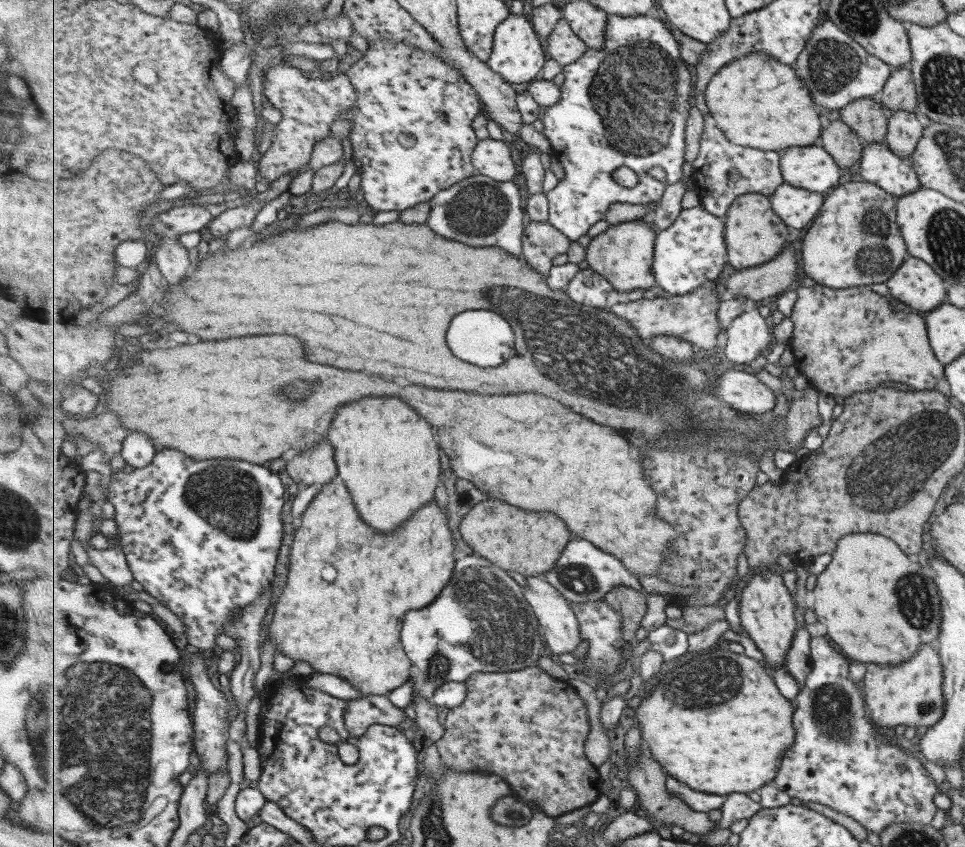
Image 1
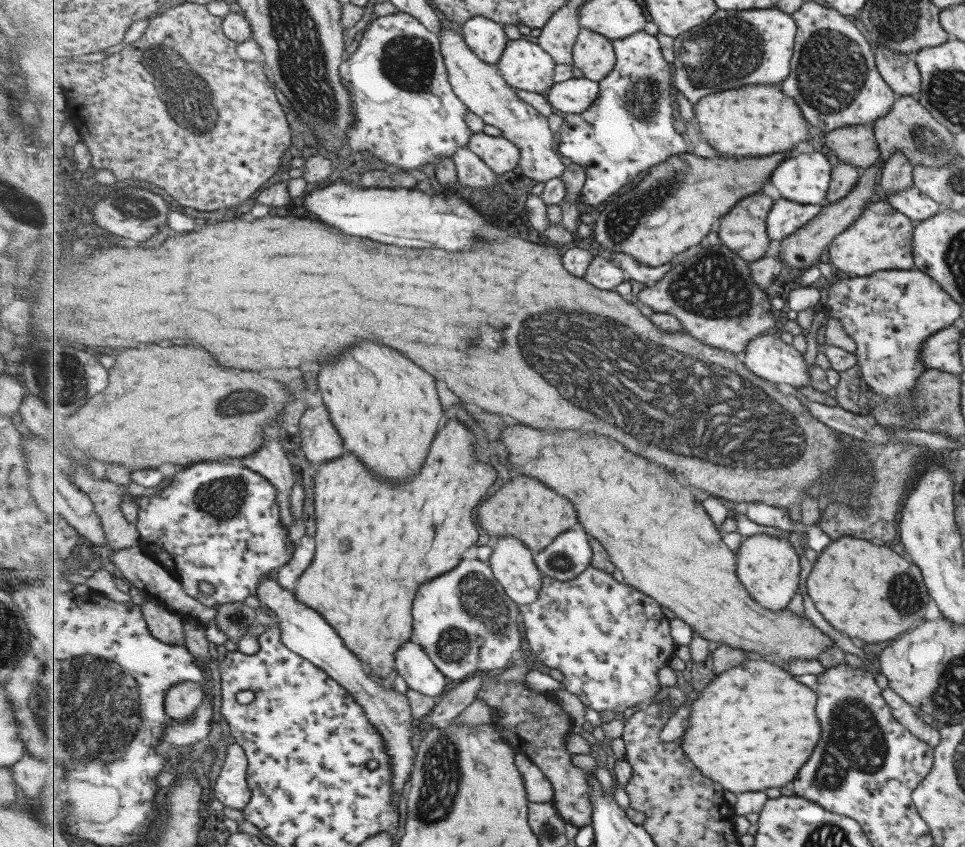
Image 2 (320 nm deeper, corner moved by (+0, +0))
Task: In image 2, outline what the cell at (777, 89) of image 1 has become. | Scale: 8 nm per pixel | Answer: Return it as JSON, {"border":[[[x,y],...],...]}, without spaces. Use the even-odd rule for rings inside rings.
{"border":[[[750,84],[737,90],[711,94],[693,106],[693,112],[700,127],[701,139],[705,138],[715,150],[733,158],[785,153],[807,138],[811,142],[809,124],[799,105],[777,86]]]}

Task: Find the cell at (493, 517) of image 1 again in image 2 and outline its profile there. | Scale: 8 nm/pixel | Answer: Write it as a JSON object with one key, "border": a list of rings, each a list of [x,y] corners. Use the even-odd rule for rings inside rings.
{"border":[[[519,476],[507,482],[495,496],[491,496],[479,507],[479,522],[484,530],[489,530],[490,540],[495,536],[515,535],[534,553],[545,550],[560,534],[575,528],[579,522],[577,510],[571,500],[553,492],[537,478]]]}

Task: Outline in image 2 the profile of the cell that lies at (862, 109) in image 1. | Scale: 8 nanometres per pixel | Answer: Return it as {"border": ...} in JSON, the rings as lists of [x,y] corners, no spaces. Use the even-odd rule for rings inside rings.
{"border":[[[851,124],[825,133],[825,146],[837,160],[865,170],[881,160],[872,124]]]}

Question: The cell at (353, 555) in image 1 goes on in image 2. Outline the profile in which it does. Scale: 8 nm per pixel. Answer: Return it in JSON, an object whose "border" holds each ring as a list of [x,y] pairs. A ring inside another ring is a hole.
{"border":[[[322,404],[316,407],[310,407],[304,411],[304,414],[299,422],[299,429],[301,434],[301,450],[303,450],[307,460],[313,465],[318,466],[317,474],[314,476],[314,492],[315,492],[315,514],[316,514],[316,555],[315,564],[308,568],[304,575],[300,578],[299,586],[296,588],[296,595],[300,598],[302,603],[313,607],[319,611],[323,618],[331,624],[338,631],[345,646],[355,653],[357,658],[363,659],[367,664],[369,670],[373,670],[375,674],[386,678],[396,669],[397,650],[410,642],[411,636],[414,634],[414,600],[417,596],[418,590],[422,584],[427,580],[433,580],[442,574],[447,574],[456,566],[459,566],[463,560],[463,554],[479,540],[479,530],[475,524],[475,508],[481,506],[481,502],[485,500],[485,494],[489,492],[489,488],[495,484],[497,480],[497,470],[493,464],[488,461],[481,462],[475,456],[477,450],[477,438],[475,434],[457,418],[449,420],[449,424],[437,434],[431,454],[427,456],[427,466],[423,466],[423,472],[419,472],[417,476],[413,476],[411,480],[407,480],[405,484],[391,484],[385,482],[383,478],[377,478],[355,454],[351,454],[346,450],[346,442],[343,440],[342,434],[339,434],[338,428],[331,420],[330,410],[327,405]]]}

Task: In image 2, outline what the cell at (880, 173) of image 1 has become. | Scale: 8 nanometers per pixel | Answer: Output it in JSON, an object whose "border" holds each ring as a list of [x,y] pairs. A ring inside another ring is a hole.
{"border":[[[903,188],[885,194],[886,202],[894,209],[904,214],[912,222],[927,220],[935,216],[940,207],[931,201],[931,198],[924,196],[917,189]]]}

